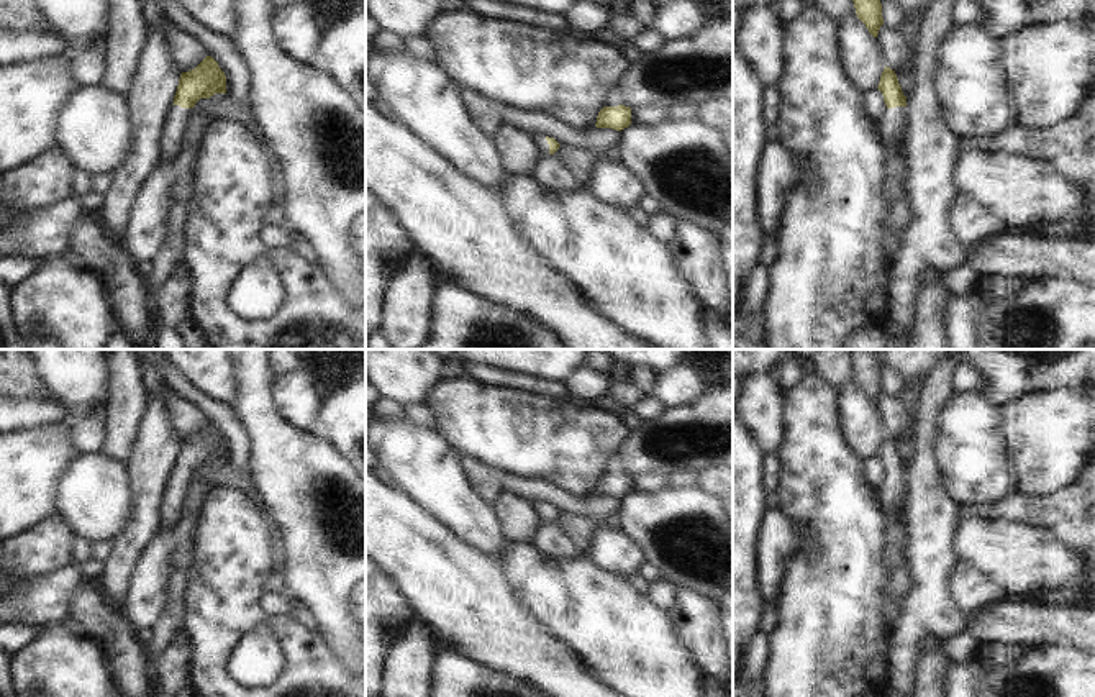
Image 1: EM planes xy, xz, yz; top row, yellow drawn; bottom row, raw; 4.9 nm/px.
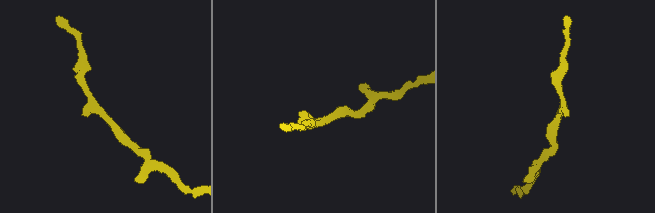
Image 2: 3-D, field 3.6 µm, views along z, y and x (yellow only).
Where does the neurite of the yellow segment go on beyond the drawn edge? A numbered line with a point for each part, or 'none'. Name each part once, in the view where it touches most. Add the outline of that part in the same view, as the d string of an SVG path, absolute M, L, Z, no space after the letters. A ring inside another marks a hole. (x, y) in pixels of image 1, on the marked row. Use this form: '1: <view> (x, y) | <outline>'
1: xy (176, 120) | M172 105L166 115L162 136L161 136L161 164L170 162L180 144L184 130L190 118L192 108L182 108L179 105Z

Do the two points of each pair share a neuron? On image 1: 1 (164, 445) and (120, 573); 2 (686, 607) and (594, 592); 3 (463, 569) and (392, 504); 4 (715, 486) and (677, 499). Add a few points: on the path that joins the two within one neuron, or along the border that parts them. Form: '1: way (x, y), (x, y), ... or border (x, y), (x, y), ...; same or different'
1: way (146, 476), (146, 519), (130, 542); same
2: border (664, 612), (676, 638), (684, 646); different
3: way (445, 560), (407, 522); same
4: border (695, 486), (715, 496); different

